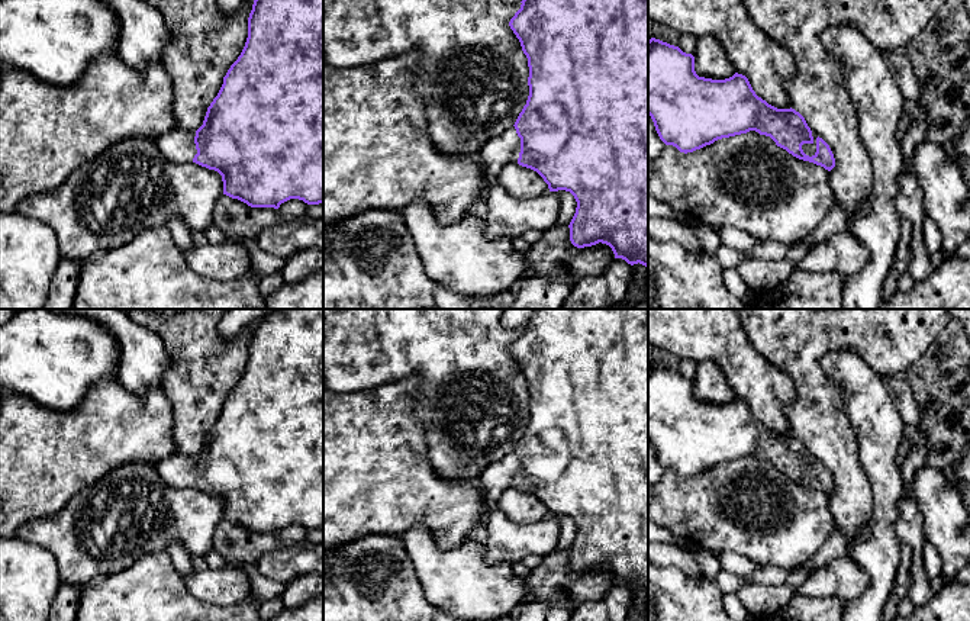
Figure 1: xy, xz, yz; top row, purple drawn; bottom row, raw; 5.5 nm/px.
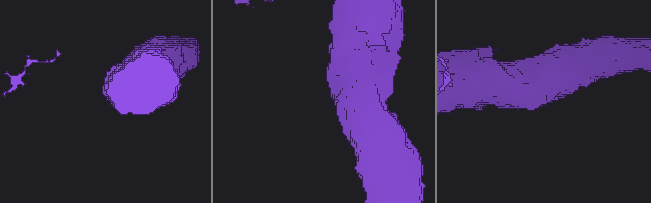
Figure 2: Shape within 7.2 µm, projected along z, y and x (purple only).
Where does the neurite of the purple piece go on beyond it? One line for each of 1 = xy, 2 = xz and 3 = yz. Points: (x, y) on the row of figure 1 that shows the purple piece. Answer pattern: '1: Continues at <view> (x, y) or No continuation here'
1: Continues at xy (177, 145)
2: Continues at xz (503, 148)
3: Continues at yz (809, 150)

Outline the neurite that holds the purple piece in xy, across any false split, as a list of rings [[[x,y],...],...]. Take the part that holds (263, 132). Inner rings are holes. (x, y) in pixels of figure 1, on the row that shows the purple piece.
[[[254,0],[248,38],[196,132],[175,126],[155,139],[164,160],[196,163],[222,176],[223,194],[251,207],[274,207],[290,199],[323,205],[323,0]]]

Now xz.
[[[522,0],[521,3],[509,26],[528,58],[529,96],[515,125],[489,139],[477,154],[486,181],[478,200],[486,200],[487,189],[497,184],[499,171],[505,164],[518,163],[536,171],[550,192],[565,190],[574,196],[577,207],[568,225],[574,247],[584,248],[602,242],[612,248],[615,258],[622,258],[631,266],[639,263],[648,270],[648,0]]]

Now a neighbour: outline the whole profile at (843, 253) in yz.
[[[848,229],[834,234],[811,247],[797,261],[795,270],[824,273],[838,271],[845,276],[857,274],[869,260],[869,250]]]

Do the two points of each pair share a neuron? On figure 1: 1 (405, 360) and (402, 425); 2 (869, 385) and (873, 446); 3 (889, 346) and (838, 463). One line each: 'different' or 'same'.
1: different
2: same
3: same

